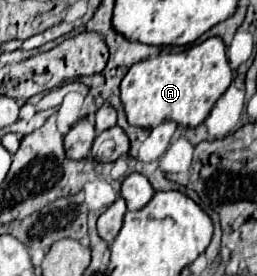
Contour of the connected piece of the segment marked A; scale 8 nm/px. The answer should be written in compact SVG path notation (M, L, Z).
M207 38L183 52L163 52L133 64L121 82L121 102L127 108L131 126L149 128L163 120L175 120L177 124L195 128L207 118L231 80L233 74L225 56L225 44L221 38Z

